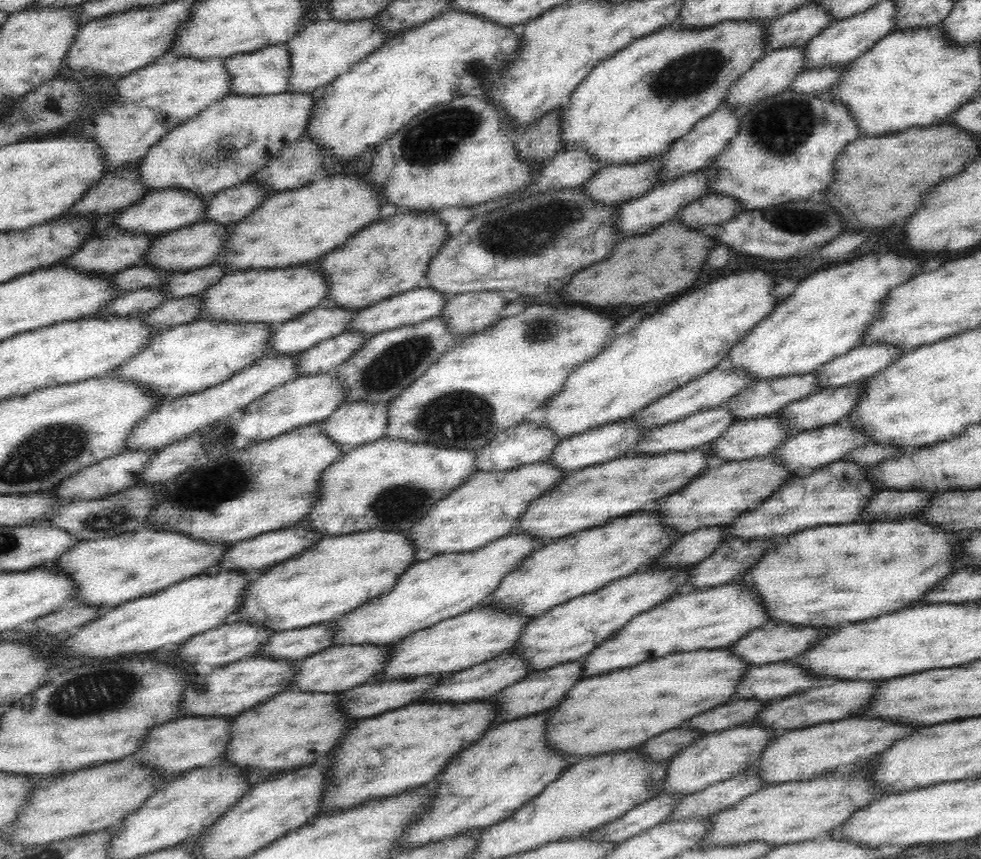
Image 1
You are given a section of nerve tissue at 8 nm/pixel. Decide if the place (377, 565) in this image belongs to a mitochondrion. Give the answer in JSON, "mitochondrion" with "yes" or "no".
{"mitochondrion":"no"}

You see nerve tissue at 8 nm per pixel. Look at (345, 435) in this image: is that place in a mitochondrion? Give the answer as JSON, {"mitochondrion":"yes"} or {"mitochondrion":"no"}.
{"mitochondrion":"no"}

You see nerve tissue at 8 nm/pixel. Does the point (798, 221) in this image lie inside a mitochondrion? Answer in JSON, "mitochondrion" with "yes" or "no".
{"mitochondrion":"yes"}

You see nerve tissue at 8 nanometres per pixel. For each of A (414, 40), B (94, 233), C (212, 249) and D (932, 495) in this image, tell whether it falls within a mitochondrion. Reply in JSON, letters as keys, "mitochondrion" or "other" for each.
{"A":"other","B":"other","C":"other","D":"other"}

